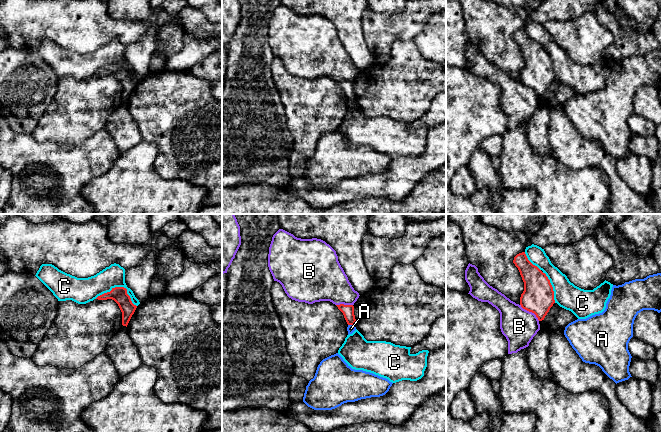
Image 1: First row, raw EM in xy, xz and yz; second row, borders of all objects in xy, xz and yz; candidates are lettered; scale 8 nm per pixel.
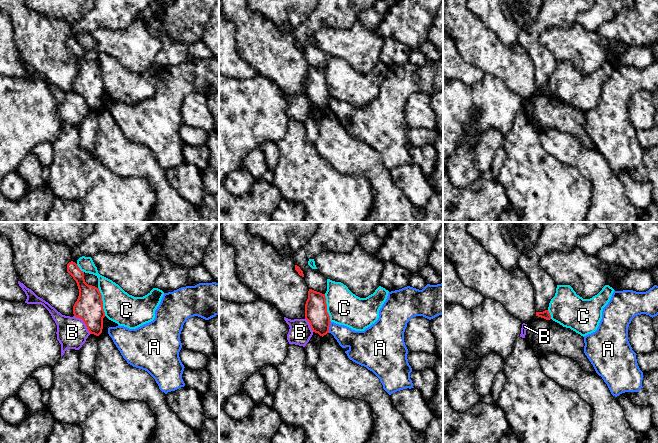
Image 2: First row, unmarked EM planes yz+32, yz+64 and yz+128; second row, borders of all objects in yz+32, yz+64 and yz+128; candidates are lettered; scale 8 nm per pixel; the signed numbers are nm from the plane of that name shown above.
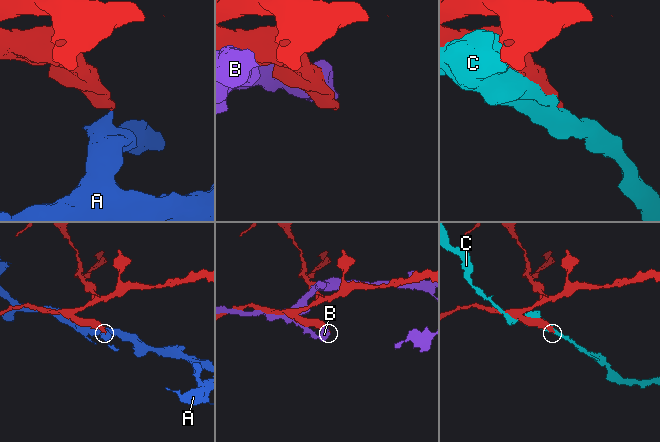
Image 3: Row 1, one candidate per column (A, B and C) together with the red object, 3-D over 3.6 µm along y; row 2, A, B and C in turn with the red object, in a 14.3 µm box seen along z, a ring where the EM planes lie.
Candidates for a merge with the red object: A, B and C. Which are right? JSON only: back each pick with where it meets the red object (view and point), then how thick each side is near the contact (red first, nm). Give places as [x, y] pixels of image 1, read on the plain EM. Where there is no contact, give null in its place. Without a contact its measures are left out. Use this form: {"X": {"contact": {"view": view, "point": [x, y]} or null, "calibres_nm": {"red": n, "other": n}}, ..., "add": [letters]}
{"add": []}

